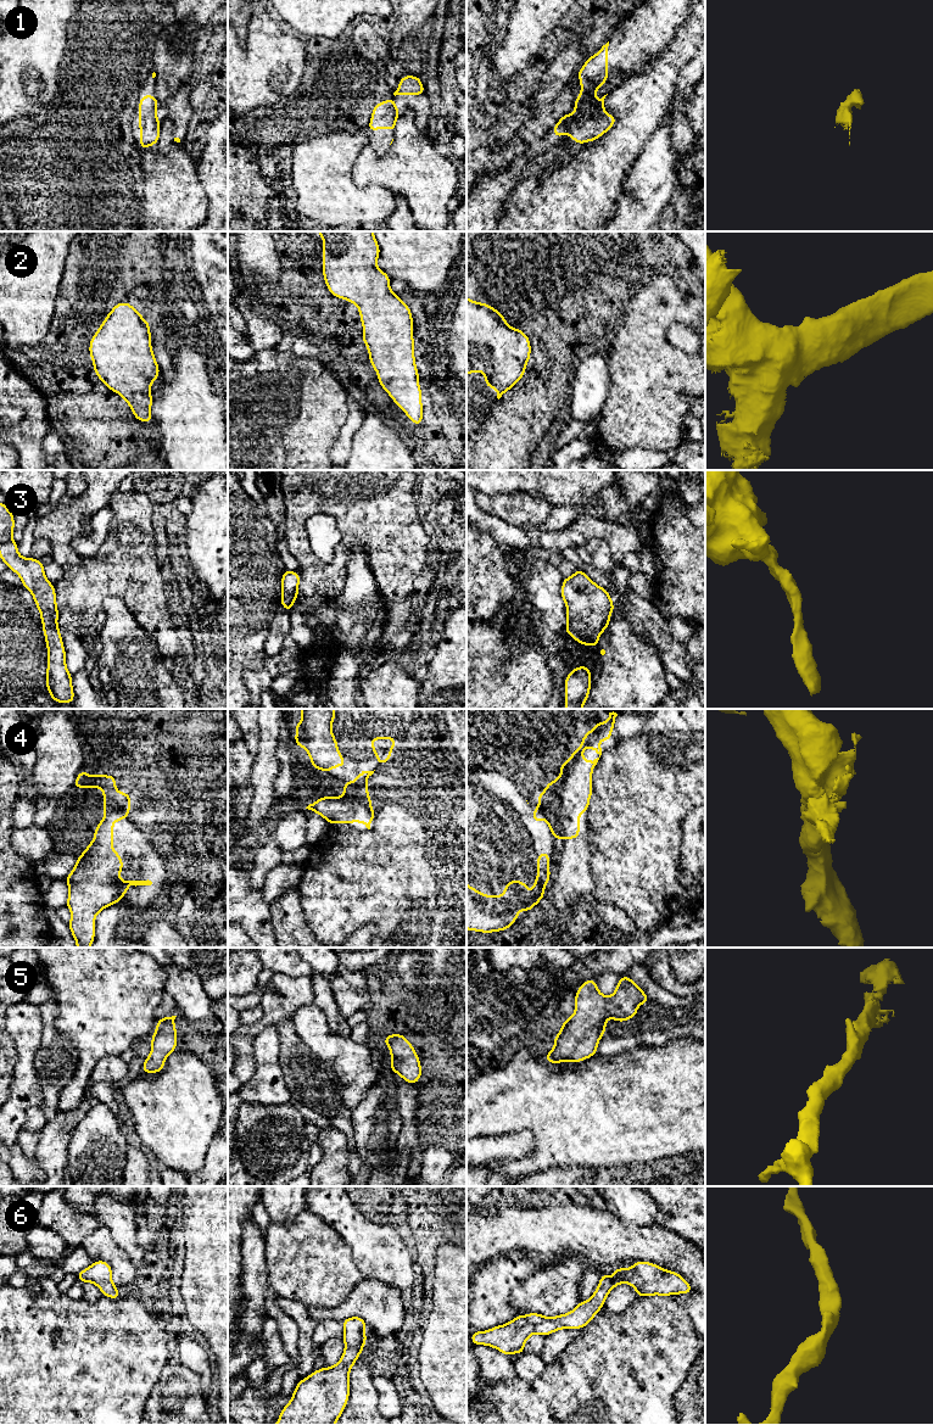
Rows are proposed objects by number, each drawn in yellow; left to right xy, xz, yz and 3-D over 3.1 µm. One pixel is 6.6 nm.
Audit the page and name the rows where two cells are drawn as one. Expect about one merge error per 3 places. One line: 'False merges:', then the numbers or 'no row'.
False merges: 1, 4

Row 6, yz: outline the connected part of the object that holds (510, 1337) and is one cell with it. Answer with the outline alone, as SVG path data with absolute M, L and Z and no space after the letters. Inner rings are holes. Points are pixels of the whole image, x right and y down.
M636 1261L632 1268L615 1268L613 1276L600 1275L600 1281L588 1301L581 1301L571 1312L543 1317L540 1313L518 1315L507 1324L493 1326L487 1331L474 1331L473 1345L493 1347L505 1356L524 1353L527 1339L533 1334L548 1336L562 1329L582 1329L588 1325L604 1306L609 1292L618 1285L627 1282L639 1297L653 1295L669 1296L691 1293L693 1289L678 1273L670 1272L650 1262Z

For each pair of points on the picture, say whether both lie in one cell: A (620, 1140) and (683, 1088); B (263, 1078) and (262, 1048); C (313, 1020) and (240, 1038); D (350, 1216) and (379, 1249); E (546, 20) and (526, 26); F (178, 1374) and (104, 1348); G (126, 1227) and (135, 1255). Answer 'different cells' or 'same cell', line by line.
A: same cell
B: same cell
C: different cells
D: same cell
E: same cell
F: different cells
G: same cell

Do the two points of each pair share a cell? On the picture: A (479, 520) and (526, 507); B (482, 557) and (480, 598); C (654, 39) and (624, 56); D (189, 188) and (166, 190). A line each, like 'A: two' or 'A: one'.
A: two
B: one
C: one
D: one

